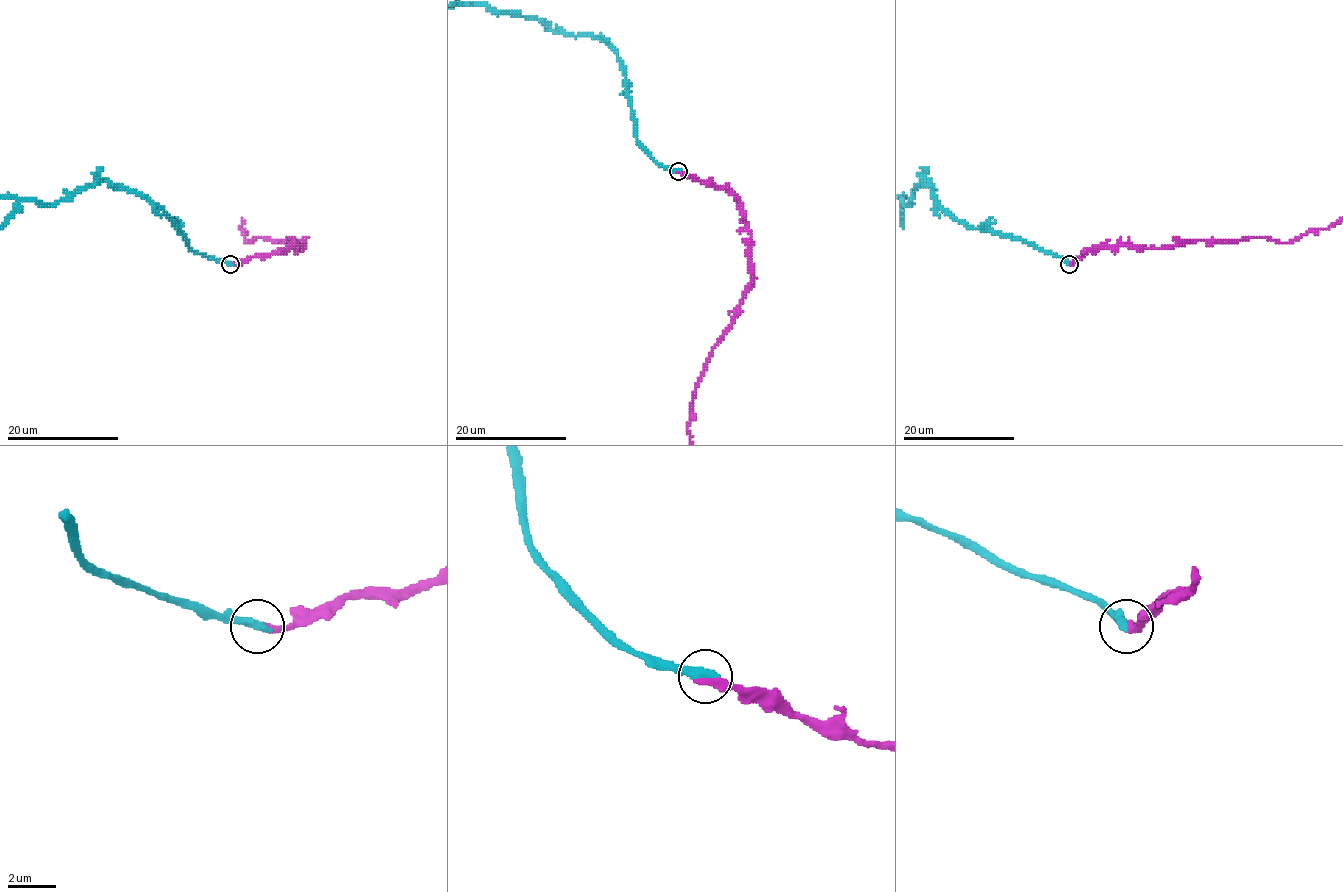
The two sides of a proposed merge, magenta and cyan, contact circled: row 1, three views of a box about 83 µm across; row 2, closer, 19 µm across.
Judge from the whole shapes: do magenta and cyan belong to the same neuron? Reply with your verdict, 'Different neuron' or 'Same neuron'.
Same neuron

